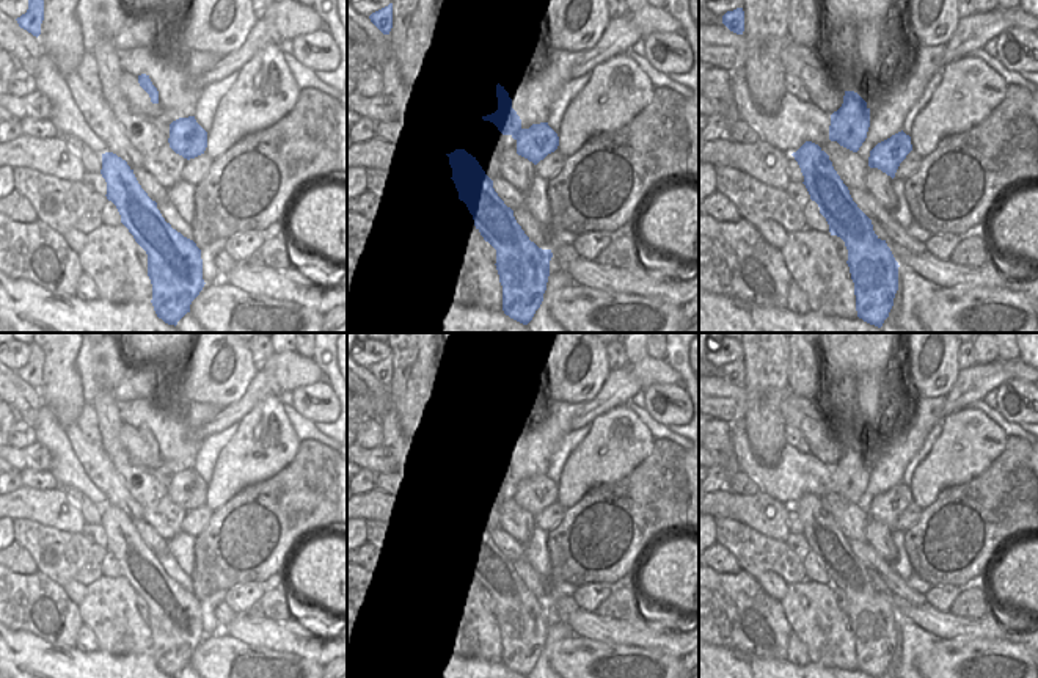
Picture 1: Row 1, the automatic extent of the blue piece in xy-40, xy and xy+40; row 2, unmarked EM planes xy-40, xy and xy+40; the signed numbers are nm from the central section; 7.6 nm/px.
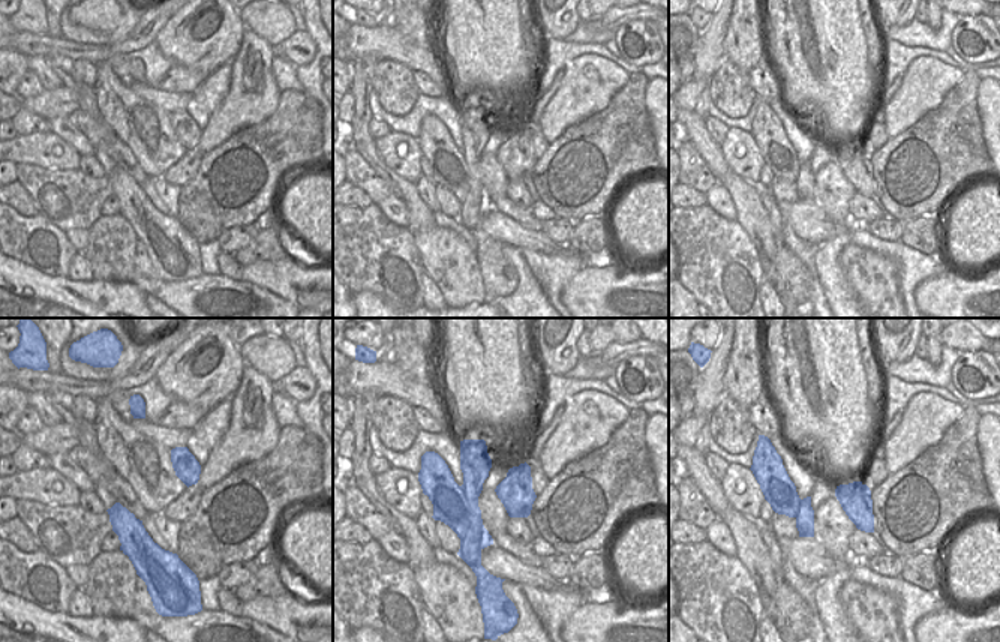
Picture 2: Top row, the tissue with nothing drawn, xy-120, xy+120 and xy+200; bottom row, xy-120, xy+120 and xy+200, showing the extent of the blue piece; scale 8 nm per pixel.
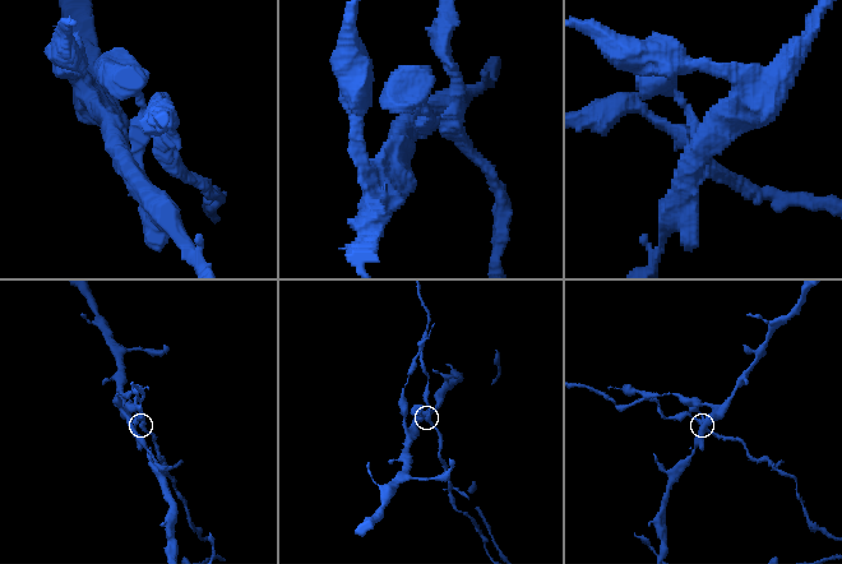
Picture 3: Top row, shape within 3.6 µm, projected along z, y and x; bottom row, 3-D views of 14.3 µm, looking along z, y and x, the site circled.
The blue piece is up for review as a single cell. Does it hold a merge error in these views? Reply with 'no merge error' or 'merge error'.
merge error

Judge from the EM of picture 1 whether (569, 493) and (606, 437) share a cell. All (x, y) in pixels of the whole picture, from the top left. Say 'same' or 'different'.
same

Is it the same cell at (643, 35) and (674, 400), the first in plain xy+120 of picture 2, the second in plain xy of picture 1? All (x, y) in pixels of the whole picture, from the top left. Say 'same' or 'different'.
same

